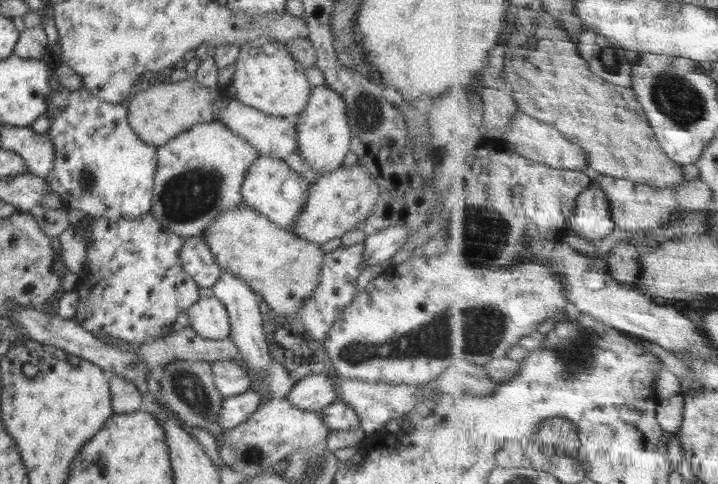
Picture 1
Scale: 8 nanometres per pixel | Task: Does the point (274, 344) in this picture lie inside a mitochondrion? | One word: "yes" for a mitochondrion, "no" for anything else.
no

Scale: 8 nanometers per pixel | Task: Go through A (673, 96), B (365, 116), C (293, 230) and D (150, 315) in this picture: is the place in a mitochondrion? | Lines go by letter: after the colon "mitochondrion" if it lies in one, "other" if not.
A: mitochondrion
B: mitochondrion
C: other
D: mitochondrion

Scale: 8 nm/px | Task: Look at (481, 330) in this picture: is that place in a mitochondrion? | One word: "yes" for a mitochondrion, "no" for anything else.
yes

